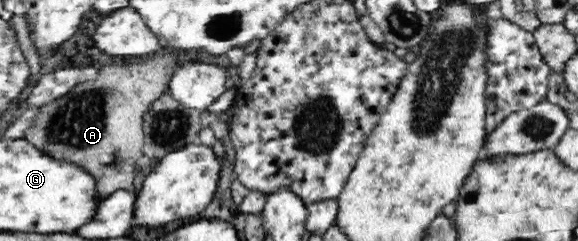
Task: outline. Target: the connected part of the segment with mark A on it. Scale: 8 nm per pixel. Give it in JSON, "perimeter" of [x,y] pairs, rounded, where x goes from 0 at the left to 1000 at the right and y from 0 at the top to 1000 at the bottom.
{"perimeter":[[[280,195],[275,216],[251,232],[251,245],[240,261],[209,261],[209,270],[175,278],[164,328],[133,344],[102,411],[54,456],[43,477],[52,494],[52,515],[40,539],[40,573],[67,627],[74,627],[81,651],[99,660],[99,668],[116,668],[123,685],[140,693],[147,718],[154,718],[164,743],[161,817],[171,834],[206,788],[232,801],[234,776],[228,763],[234,668],[247,639],[246,610],[251,593],[249,490],[266,427],[282,390],[292,382],[296,328],[303,295],[311,282],[310,237],[324,228],[299,195]]]}

